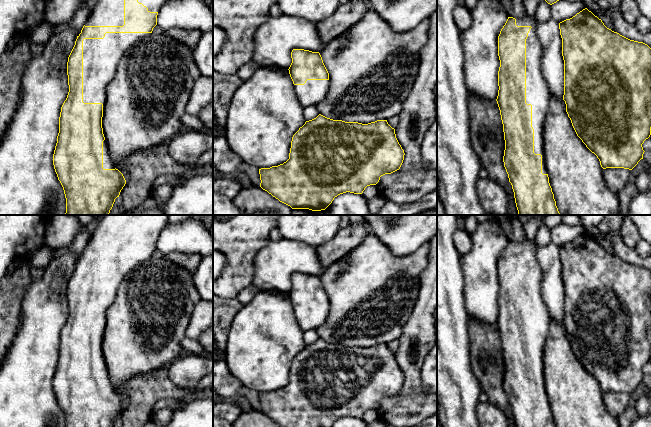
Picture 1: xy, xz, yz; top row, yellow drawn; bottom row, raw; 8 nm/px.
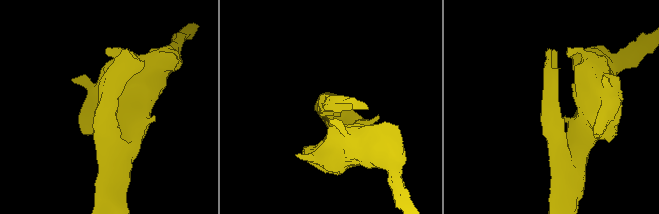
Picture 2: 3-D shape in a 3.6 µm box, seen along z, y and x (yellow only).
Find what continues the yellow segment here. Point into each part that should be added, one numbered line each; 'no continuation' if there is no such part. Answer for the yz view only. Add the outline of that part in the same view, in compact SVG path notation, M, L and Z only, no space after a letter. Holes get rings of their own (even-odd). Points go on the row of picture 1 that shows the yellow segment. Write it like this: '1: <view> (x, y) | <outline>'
1: yz (538, 94) | M527 12L523 18L516 19L517 26L531 26L526 39L526 103L532 105L532 127L534 129L534 153L542 155L542 173L547 174L544 148L543 148L543 124L549 107L551 92L542 71L542 47L538 39L536 28L539 22L535 16L530 17Z

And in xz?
1: xz (312, 92) | M307 80L304 85L294 85L294 91L303 107L317 105L328 94L330 84L330 80Z

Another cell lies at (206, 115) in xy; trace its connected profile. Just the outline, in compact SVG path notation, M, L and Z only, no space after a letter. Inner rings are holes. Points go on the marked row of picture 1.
M213 98L197 116L202 121L207 131L213 132Z

